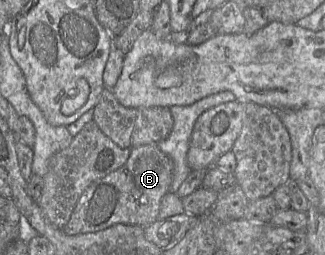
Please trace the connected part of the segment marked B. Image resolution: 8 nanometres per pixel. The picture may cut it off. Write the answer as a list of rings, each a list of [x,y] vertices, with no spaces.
[[[157,144],[131,147],[122,167],[86,188],[63,231],[74,236],[102,231],[116,224],[147,227],[158,220],[161,201],[170,190],[173,169],[172,159]]]

